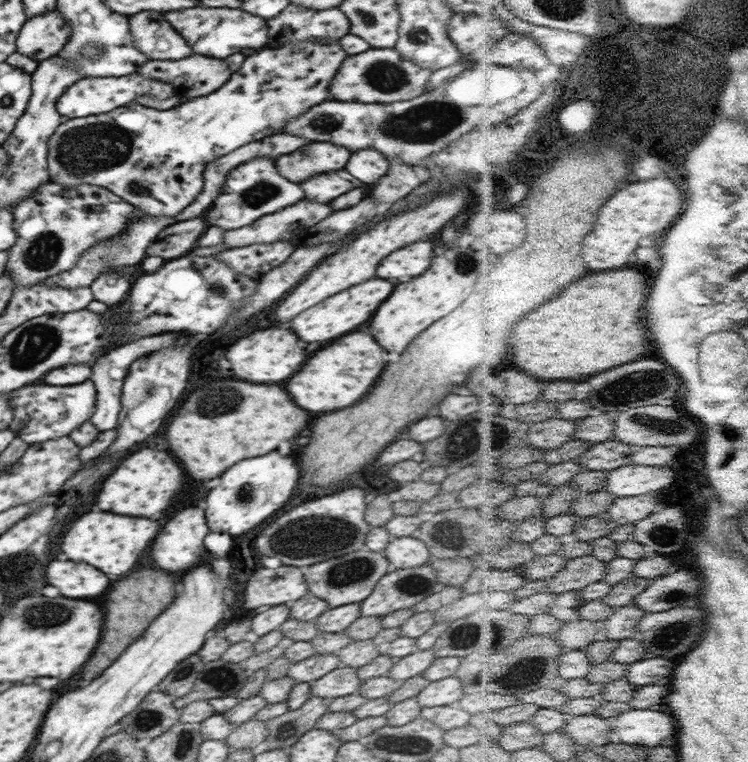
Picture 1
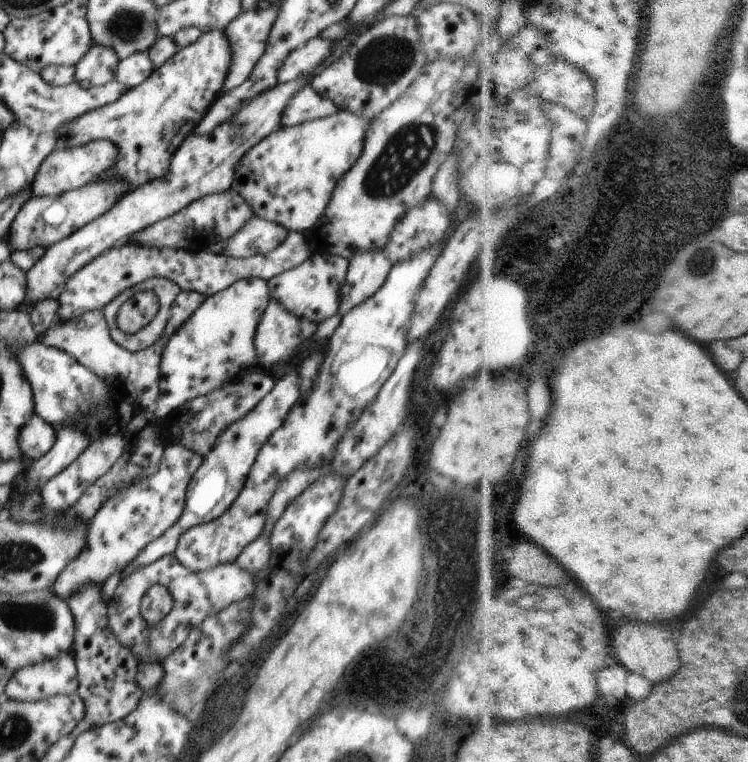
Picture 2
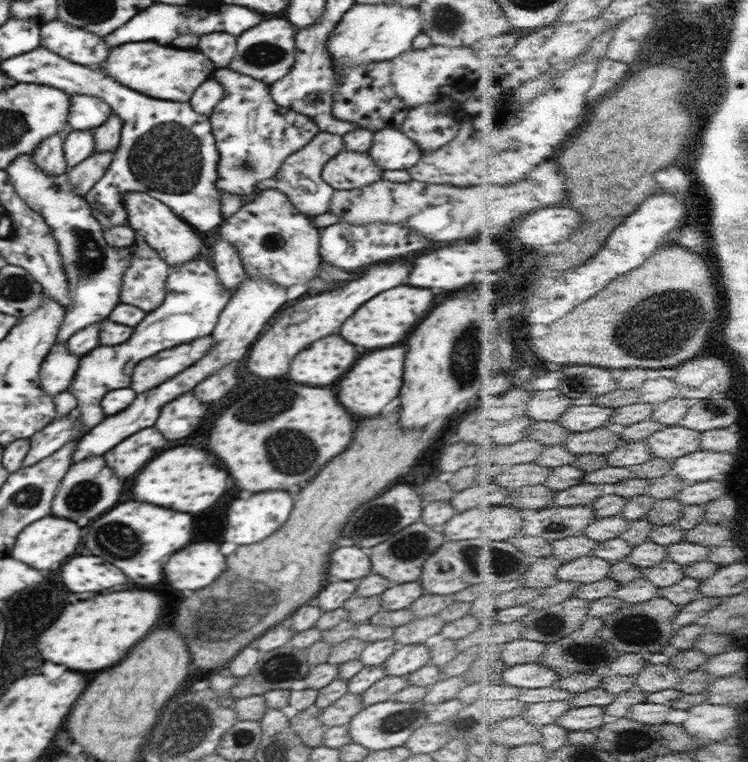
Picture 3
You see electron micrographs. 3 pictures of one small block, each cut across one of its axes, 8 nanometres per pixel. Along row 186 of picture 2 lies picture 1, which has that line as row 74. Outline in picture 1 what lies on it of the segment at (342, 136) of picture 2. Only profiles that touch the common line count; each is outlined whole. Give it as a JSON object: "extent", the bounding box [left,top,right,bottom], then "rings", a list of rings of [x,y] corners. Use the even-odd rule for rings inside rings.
{"extent":[47,40,346,218],"rings":[[[330,40],[330,42],[326,42],[326,44],[322,44],[322,42],[286,44],[286,46],[276,48],[276,50],[272,50],[272,46],[270,46],[270,48],[258,52],[258,54],[254,54],[254,56],[248,56],[248,58],[242,62],[242,66],[238,68],[238,72],[234,72],[232,78],[230,78],[220,90],[216,90],[216,94],[212,92],[212,94],[208,94],[208,96],[194,98],[194,100],[190,100],[190,102],[186,102],[186,104],[182,104],[182,106],[178,106],[178,108],[172,108],[172,110],[154,110],[154,108],[146,108],[146,106],[140,106],[140,104],[128,104],[128,106],[124,106],[124,108],[112,110],[112,112],[108,112],[108,114],[98,114],[98,116],[92,116],[92,118],[64,119],[47,143],[47,163],[48,173],[50,174],[49,181],[58,182],[63,187],[66,186],[67,188],[78,186],[82,182],[84,184],[94,184],[102,188],[108,188],[108,190],[114,192],[116,196],[124,198],[126,202],[130,202],[130,204],[142,208],[144,212],[148,212],[148,214],[152,214],[152,216],[170,216],[170,218],[172,218],[172,216],[178,216],[178,214],[180,214],[186,206],[190,206],[190,204],[194,202],[194,198],[200,194],[200,190],[202,190],[202,170],[204,170],[204,166],[206,166],[208,162],[212,162],[212,160],[216,160],[216,158],[220,158],[220,156],[224,156],[224,154],[228,154],[228,152],[232,152],[232,150],[236,150],[236,148],[240,148],[240,146],[252,142],[252,136],[254,136],[254,140],[262,140],[264,136],[278,134],[280,128],[282,128],[290,118],[300,116],[302,112],[306,112],[306,108],[312,108],[312,106],[316,106],[316,104],[320,104],[320,102],[324,102],[324,100],[334,100],[332,94],[328,92],[328,84],[330,84],[334,72],[338,72],[338,68],[340,68],[340,64],[342,64],[344,58],[346,58],[344,50],[342,50],[340,44],[334,42],[334,40]],[[98,124],[104,124],[104,128],[98,130]],[[164,190],[166,190],[166,192],[164,192]]]}

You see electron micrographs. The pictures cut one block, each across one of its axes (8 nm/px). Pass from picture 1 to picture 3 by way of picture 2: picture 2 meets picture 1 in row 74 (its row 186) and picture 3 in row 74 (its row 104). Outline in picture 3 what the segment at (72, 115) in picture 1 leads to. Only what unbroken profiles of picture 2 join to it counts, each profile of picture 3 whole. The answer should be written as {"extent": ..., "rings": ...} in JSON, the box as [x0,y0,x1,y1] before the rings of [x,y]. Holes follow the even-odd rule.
{"extent":[100,41,217,102],"rings":[[[152,41],[127,42],[112,47],[100,67],[116,82],[140,94],[172,102],[189,102],[194,90],[210,78],[212,70],[217,69],[198,50],[176,50],[172,46],[158,46],[157,42]]]}

